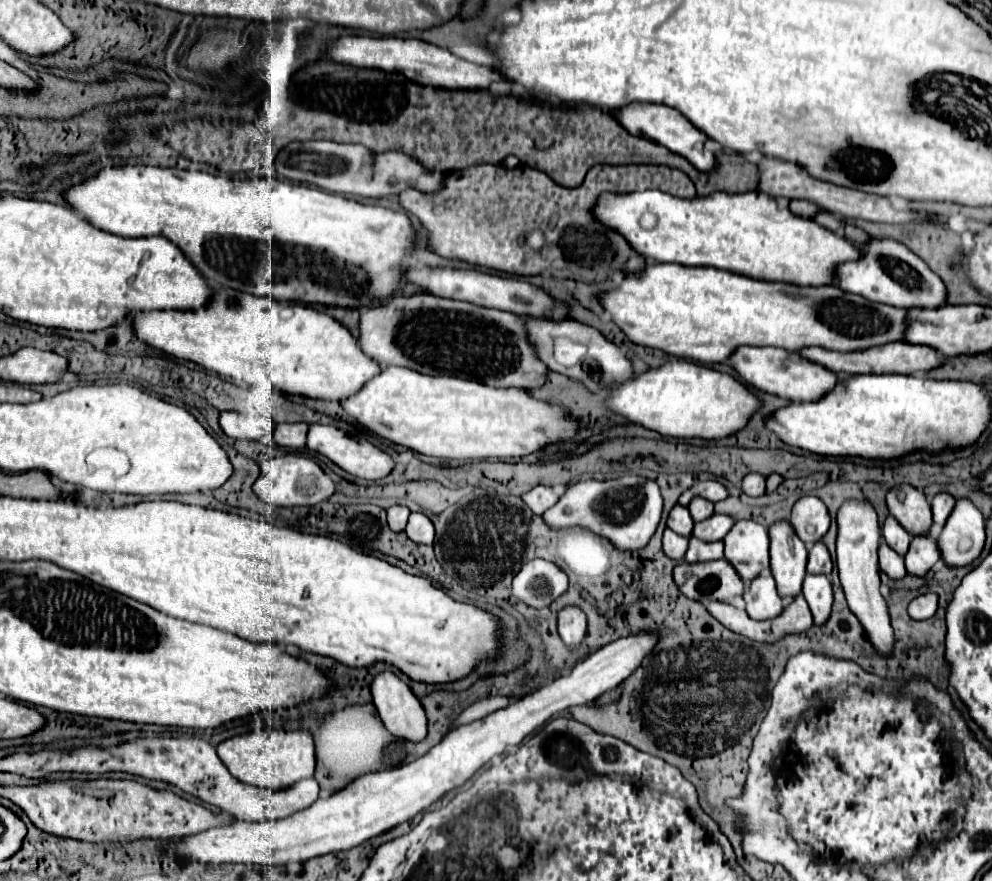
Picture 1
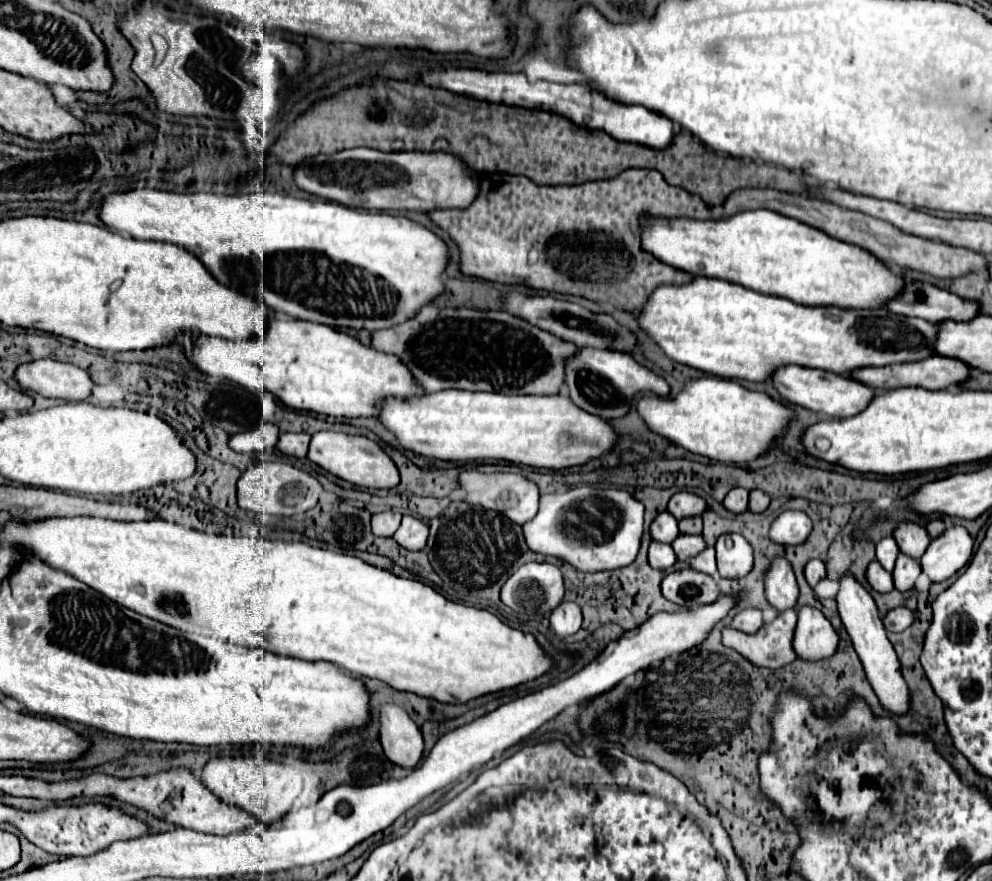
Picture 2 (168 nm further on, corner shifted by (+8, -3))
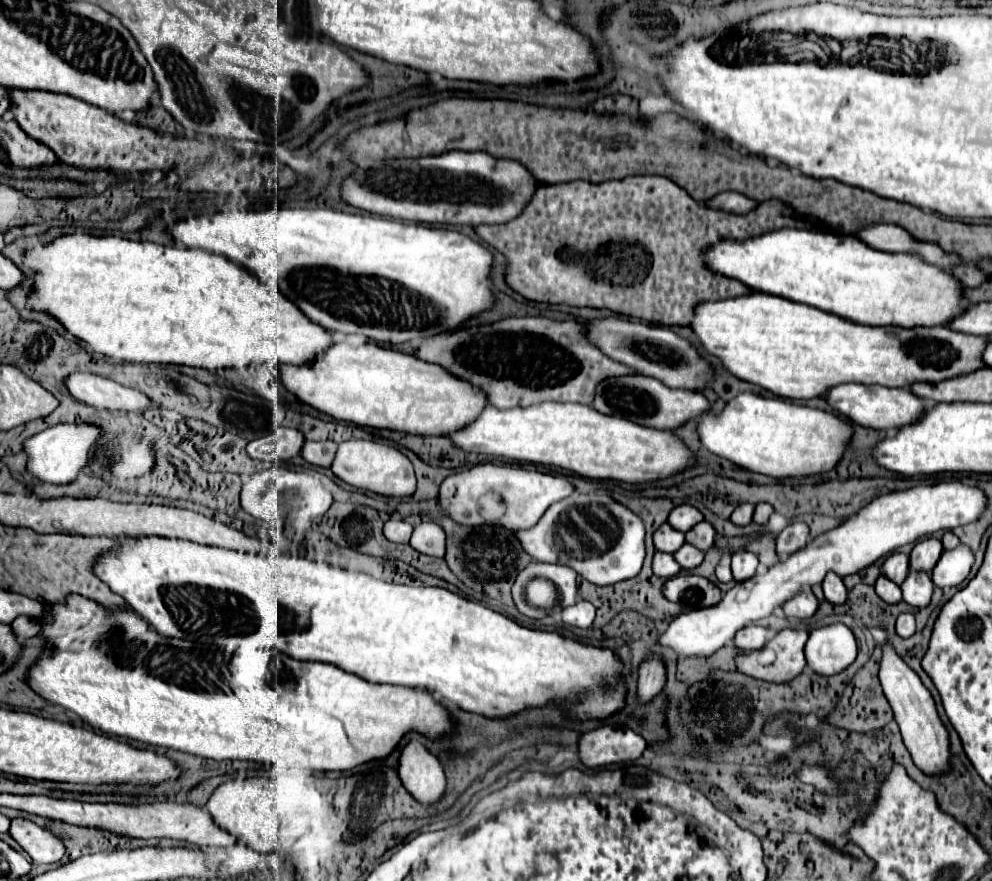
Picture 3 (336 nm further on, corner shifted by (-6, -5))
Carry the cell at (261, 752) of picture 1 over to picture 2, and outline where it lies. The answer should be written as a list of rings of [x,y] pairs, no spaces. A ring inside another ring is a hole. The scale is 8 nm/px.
[[[216,756],[210,758],[204,766],[202,784],[206,784],[224,802],[240,806],[242,810],[254,814],[258,820],[270,824],[280,820],[302,792],[302,772],[268,756]]]

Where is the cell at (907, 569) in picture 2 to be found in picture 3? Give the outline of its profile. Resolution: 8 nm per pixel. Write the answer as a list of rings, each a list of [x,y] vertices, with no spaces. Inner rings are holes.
[[[910,570],[908,578],[902,582],[900,588],[902,588],[904,602],[908,602],[914,608],[926,608],[930,604],[934,584],[932,584],[928,572]]]

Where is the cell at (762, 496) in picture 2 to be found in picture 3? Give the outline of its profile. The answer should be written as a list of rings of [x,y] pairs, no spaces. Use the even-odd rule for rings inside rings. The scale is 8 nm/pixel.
[[[762,502],[762,504],[756,506],[756,510],[754,510],[754,520],[752,520],[752,522],[758,524],[758,526],[764,526],[764,524],[768,522],[768,518],[770,518],[772,512],[774,512],[774,508],[772,508],[770,504],[764,504],[764,502]]]

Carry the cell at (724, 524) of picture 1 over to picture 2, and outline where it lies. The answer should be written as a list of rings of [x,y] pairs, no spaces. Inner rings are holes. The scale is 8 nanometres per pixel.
[[[680,534],[674,542],[672,548],[678,556],[678,560],[686,560],[690,556],[696,556],[698,552],[702,552],[706,548],[706,540],[702,534],[694,536],[694,534]]]

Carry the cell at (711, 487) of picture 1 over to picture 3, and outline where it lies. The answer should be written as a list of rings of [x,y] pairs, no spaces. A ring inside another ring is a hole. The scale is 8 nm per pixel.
[[[682,504],[682,506],[676,506],[670,516],[668,516],[668,524],[672,528],[676,528],[678,532],[688,532],[692,526],[696,526],[700,520],[704,520],[704,516],[692,508],[690,504]]]

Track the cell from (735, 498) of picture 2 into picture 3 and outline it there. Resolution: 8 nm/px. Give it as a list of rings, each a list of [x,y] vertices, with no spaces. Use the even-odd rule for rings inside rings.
[[[740,504],[732,516],[730,516],[730,522],[736,524],[736,526],[748,526],[752,522],[752,514],[754,514],[754,506],[752,504]]]

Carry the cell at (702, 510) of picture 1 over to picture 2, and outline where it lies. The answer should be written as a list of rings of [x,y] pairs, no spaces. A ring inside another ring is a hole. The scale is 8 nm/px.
[[[688,516],[678,522],[678,528],[682,534],[700,534],[702,532],[702,518],[700,516]]]

